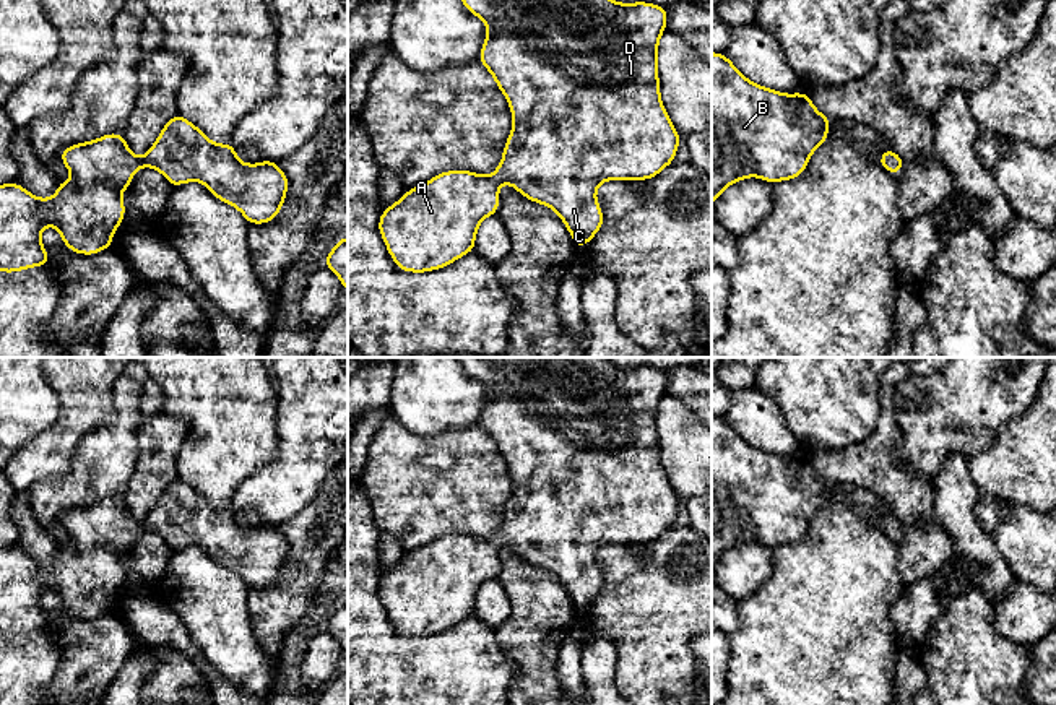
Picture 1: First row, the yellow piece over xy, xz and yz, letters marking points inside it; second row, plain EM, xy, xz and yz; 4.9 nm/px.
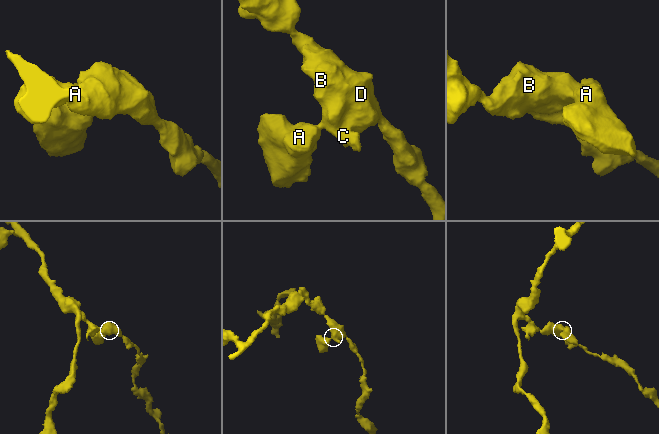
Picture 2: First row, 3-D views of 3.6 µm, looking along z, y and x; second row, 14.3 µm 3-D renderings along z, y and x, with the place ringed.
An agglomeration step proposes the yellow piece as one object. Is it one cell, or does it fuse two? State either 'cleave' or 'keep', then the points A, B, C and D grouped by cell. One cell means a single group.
keep; groups A B C D

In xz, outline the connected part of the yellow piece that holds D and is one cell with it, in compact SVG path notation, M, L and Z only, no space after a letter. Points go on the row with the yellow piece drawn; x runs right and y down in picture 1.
M461 0L481 18L487 37L478 60L489 70L507 97L513 127L502 161L492 175L445 171L406 190L379 218L379 232L401 271L426 273L452 265L474 252L476 231L484 218L499 211L499 187L513 185L525 198L554 210L569 229L575 247L585 247L603 227L604 214L596 188L606 180L648 180L668 167L681 143L661 102L658 44L666 31L668 8L648 2L616 0Z

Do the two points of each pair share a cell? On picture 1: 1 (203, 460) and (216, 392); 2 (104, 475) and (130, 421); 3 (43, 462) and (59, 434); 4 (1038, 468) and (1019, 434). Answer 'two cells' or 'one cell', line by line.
1: one cell
2: one cell
3: one cell
4: one cell

